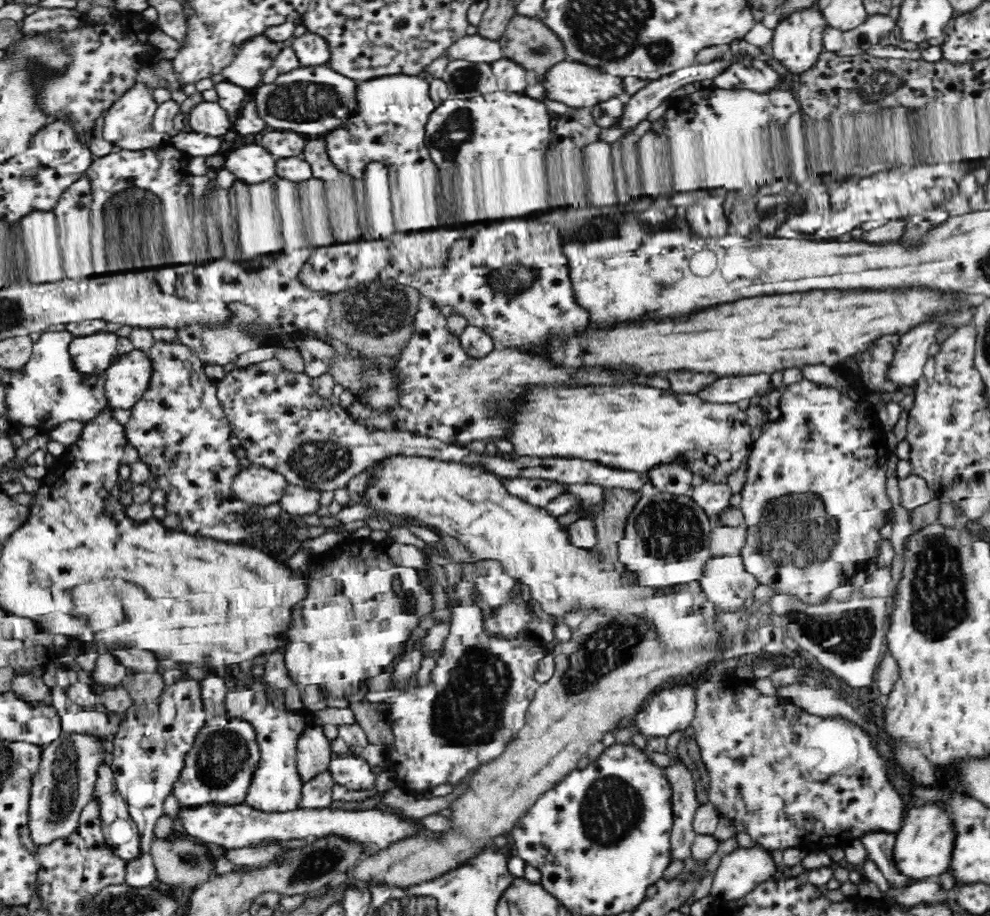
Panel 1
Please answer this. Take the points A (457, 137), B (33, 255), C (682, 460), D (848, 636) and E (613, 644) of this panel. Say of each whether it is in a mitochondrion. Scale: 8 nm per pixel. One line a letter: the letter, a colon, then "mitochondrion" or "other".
A: mitochondrion
B: other
C: other
D: mitochondrion
E: mitochondrion

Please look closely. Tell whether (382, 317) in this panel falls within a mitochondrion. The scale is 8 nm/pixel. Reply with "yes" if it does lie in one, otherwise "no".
yes

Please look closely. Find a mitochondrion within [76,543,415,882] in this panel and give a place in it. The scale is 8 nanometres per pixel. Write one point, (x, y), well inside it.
(224, 753)

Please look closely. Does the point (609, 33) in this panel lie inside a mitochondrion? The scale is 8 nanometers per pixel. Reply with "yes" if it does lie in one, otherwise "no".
yes

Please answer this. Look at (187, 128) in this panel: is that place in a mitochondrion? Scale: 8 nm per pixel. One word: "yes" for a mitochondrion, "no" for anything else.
no

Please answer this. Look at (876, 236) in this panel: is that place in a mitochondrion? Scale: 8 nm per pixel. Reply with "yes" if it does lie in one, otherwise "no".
no

